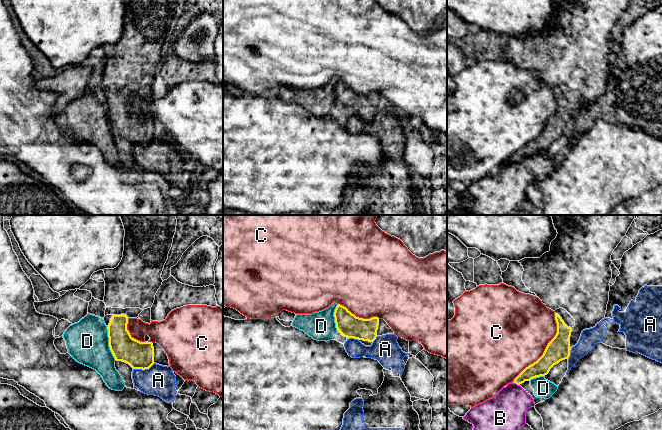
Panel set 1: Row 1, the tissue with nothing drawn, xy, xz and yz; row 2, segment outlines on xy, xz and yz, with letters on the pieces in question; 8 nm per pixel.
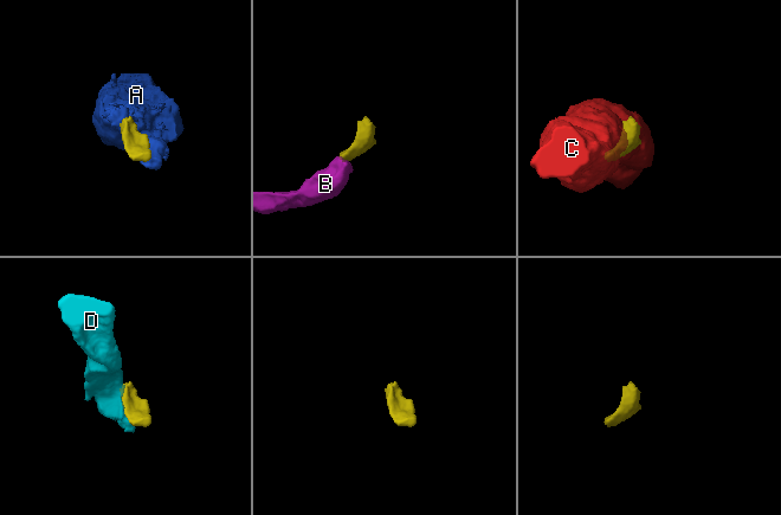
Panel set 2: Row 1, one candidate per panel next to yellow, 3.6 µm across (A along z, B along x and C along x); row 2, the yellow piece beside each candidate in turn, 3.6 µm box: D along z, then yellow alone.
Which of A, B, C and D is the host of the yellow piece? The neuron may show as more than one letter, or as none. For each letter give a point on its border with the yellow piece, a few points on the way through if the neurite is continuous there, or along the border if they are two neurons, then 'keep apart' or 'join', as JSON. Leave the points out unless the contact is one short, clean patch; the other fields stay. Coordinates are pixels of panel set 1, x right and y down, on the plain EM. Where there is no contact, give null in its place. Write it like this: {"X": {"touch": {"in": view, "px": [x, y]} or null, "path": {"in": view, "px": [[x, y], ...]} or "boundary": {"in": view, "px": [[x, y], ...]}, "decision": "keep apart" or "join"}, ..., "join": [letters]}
{"A": {"touch": {"in": "xy", "px": [143, 145]}, "boundary": {"in": "xy", "px": [[154, 139], [148, 144], [133, 145]]}, "decision": "keep apart"}, "B": {"touch": {"in": "yz", "px": [516, 159]}, "boundary": {"in": "yz", "px": [[513, 157], [519, 161]]}, "decision": "keep apart"}, "C": {"touch": {"in": "yz", "px": [545, 125]}, "decision": "keep apart"}, "D": {"touch": {"in": "xy", "px": [109, 120]}, "decision": "keep apart"}, "join": []}

